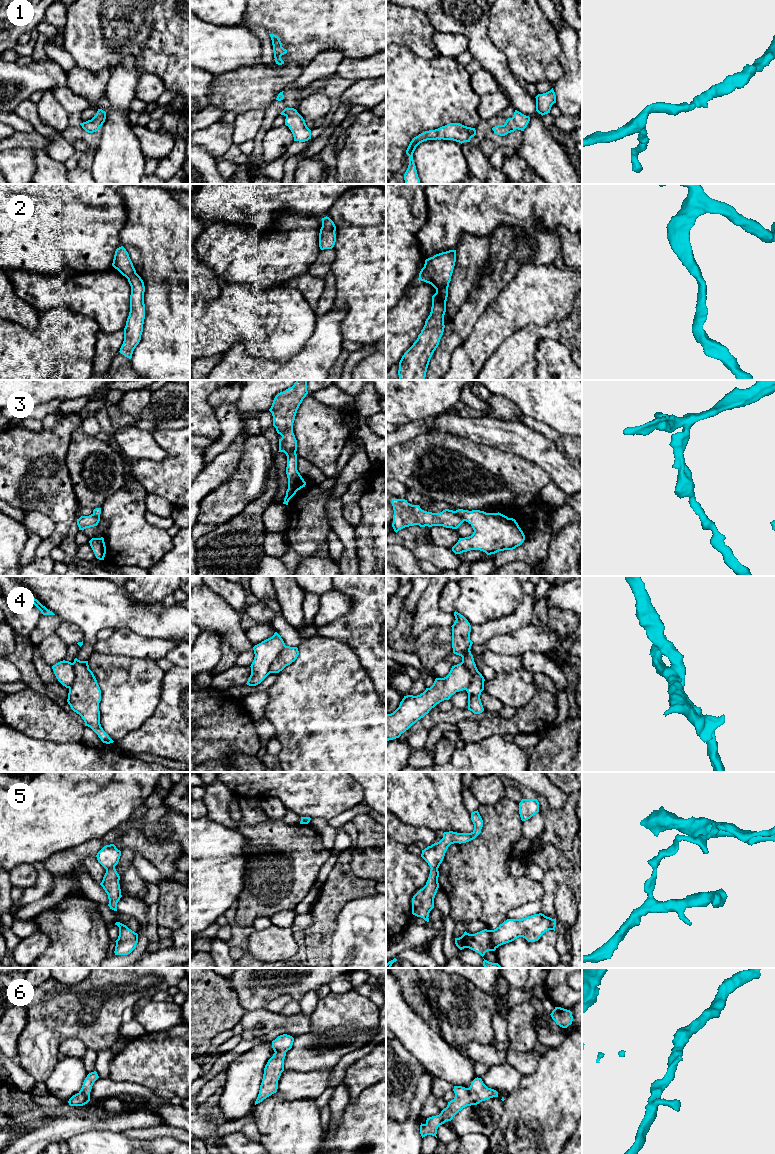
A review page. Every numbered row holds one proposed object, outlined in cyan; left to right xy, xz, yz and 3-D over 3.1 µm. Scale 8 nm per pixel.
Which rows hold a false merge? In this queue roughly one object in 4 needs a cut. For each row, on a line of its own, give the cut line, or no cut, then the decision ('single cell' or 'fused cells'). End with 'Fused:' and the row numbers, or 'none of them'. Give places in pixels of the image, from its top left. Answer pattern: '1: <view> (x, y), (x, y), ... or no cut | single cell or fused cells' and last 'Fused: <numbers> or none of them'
1: no cut | single cell
2: no cut | single cell
3: yz (456, 510), (465, 520) | fused cells
4: xz (286, 646), (272, 662), (270, 672) | fused cells
5: xy (114, 867), (109, 867), (106, 870) | fused cells
6: no cut | single cell
Fused: 3, 4, 5

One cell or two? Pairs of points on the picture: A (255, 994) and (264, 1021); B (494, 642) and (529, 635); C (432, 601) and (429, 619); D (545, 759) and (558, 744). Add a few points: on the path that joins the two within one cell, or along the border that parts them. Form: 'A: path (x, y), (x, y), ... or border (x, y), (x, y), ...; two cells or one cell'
A: border (265, 1008), (246, 1011); two cells
B: path (503, 642), (520, 641); one cell
C: path (429, 605), (429, 615); one cell
D: path (547, 755), (554, 748); one cell

